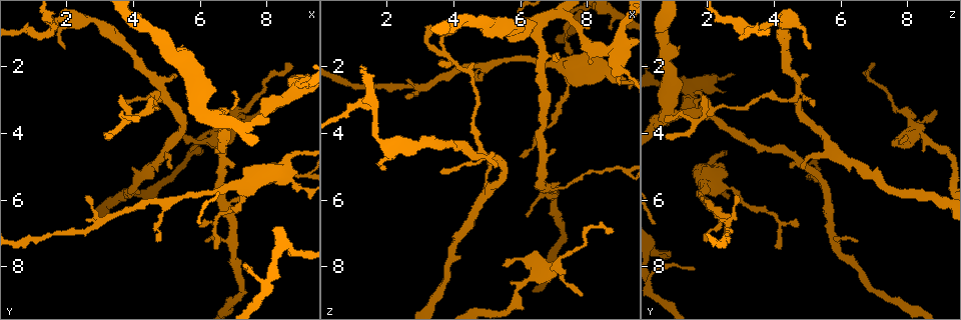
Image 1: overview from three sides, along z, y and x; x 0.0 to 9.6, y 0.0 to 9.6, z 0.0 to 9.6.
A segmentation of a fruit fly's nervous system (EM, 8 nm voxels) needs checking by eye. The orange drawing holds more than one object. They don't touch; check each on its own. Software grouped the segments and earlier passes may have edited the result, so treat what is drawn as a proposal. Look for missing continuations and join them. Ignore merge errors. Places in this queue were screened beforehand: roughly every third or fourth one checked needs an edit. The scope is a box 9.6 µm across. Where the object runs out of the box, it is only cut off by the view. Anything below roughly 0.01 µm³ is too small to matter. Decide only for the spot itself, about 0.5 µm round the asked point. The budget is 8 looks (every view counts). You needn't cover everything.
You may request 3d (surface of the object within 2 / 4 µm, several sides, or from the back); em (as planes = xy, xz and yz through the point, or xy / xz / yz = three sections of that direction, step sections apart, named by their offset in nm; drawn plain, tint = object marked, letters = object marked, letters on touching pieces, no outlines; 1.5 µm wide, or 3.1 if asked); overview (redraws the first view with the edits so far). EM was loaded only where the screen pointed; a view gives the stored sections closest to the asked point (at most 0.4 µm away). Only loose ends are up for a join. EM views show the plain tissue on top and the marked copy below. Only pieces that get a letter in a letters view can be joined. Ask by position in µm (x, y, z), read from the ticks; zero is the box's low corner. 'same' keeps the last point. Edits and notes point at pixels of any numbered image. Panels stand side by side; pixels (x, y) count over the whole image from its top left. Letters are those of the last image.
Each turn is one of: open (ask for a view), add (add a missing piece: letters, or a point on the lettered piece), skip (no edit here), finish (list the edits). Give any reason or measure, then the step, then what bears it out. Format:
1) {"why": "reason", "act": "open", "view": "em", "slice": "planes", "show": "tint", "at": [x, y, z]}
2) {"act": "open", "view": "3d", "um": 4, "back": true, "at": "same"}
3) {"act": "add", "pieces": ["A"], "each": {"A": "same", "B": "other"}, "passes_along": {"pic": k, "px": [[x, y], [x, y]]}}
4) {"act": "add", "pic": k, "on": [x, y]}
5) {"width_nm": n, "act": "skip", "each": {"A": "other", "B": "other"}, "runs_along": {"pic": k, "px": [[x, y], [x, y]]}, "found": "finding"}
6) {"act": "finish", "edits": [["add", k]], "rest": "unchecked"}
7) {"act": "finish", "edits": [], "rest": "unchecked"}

{"why": "tapers out", "act": "open", "view": "em", "slice": "planes", "show": "tint", "at": [4.05, 3.65, 0.75]}

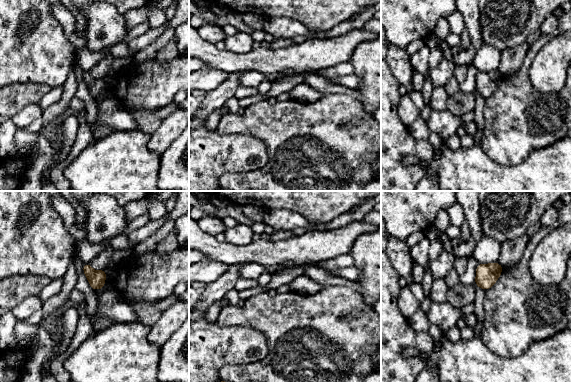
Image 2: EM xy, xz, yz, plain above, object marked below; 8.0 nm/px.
{"why": "see the neighbours", "act": "open", "view": "em", "slice": "planes", "show": "letters", "at": "same"}

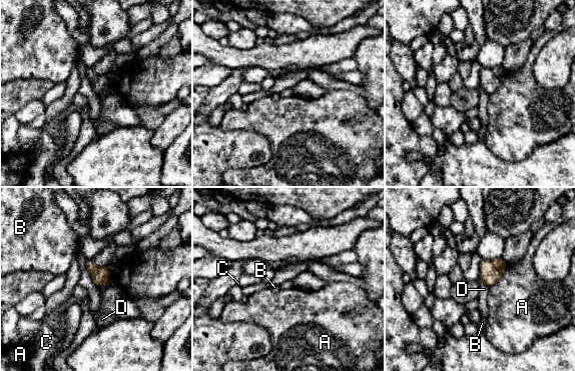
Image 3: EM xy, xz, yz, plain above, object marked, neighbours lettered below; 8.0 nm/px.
{"width_nm": 130, "act": "skip", "each": {"A": "other", "B": "other", "C": "other", "D": "other"}, "border": {"pic": 3, "px": [[86, 259], [86, 269], [99, 286]]}, "found": "none of them fits"}

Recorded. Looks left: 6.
{"why": "tapers out", "act": "open", "view": "em", "slice": "planes", "show": "letters", "at": [4.70, 7.20, 2.00]}

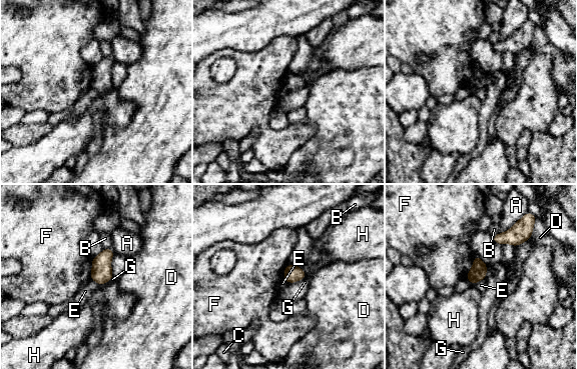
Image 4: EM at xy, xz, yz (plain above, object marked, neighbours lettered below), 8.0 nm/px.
{"act": "skip", "each": {"A": "other", "B": "other", "C": "other", "D": "other", "E": "other", "F": "other", "G": "other", "H": "other"}, "border": {"pic": 4, "px": [[485, 277], [473, 285]]}, "found": "none of them fits"}

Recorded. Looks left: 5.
{"why": "thin end", "act": "open", "view": "em", "slice": "planes", "show": "letters", "at": [2.55, 5.90, 2.95]}

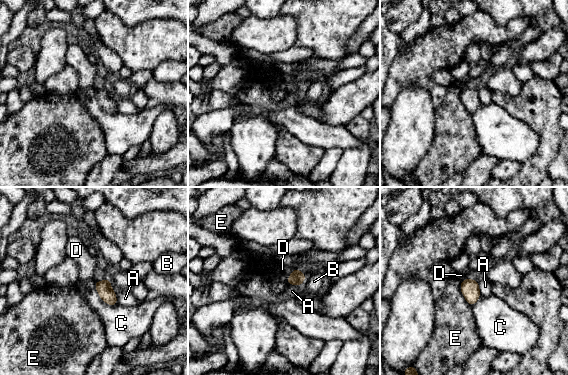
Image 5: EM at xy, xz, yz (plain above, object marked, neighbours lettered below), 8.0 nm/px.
{"width_nm": 120, "act": "skip", "each": {"A": "other", "B": "other", "C": "other", "D": "other", "E": "other"}, "found": "no lettered piece goes on from it"}

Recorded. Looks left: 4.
{"act": "finish", "edits": [], "rest": "unchecked"}

